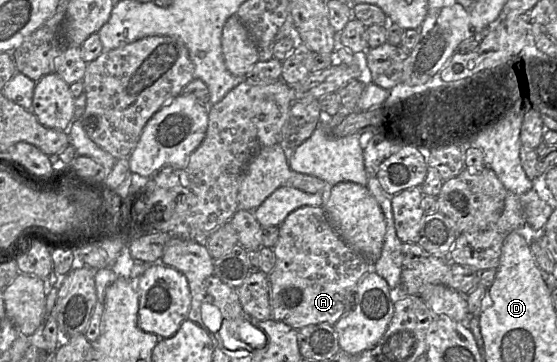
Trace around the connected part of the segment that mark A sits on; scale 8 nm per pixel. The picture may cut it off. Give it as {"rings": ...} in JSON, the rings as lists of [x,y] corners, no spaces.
{"rings":[[[302,206],[289,213],[279,226],[279,237],[273,250],[276,263],[268,274],[271,317],[295,330],[321,323],[335,325],[351,311],[350,308],[356,299],[355,286],[359,285],[363,276],[372,269],[372,263],[348,246],[336,233],[323,206]]]}

